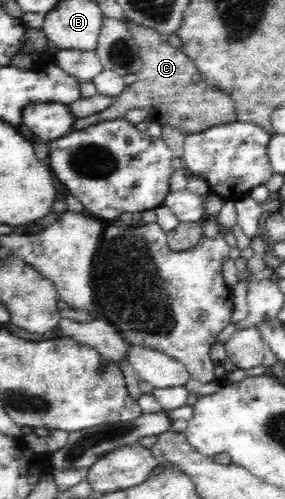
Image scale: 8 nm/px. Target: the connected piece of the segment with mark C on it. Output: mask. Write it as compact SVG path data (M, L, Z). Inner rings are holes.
M127 17L124 21L143 59L141 69L136 73L135 81L127 85L115 98L113 105L101 113L79 117L73 125L73 131L86 129L87 126L96 125L101 121L124 119L127 111L133 108L143 108L149 114L149 120L158 122L161 126L169 125L185 136L217 125L237 122L237 106L233 98L220 89L207 85L188 56L167 42L167 34L159 33L151 27L137 25Z

